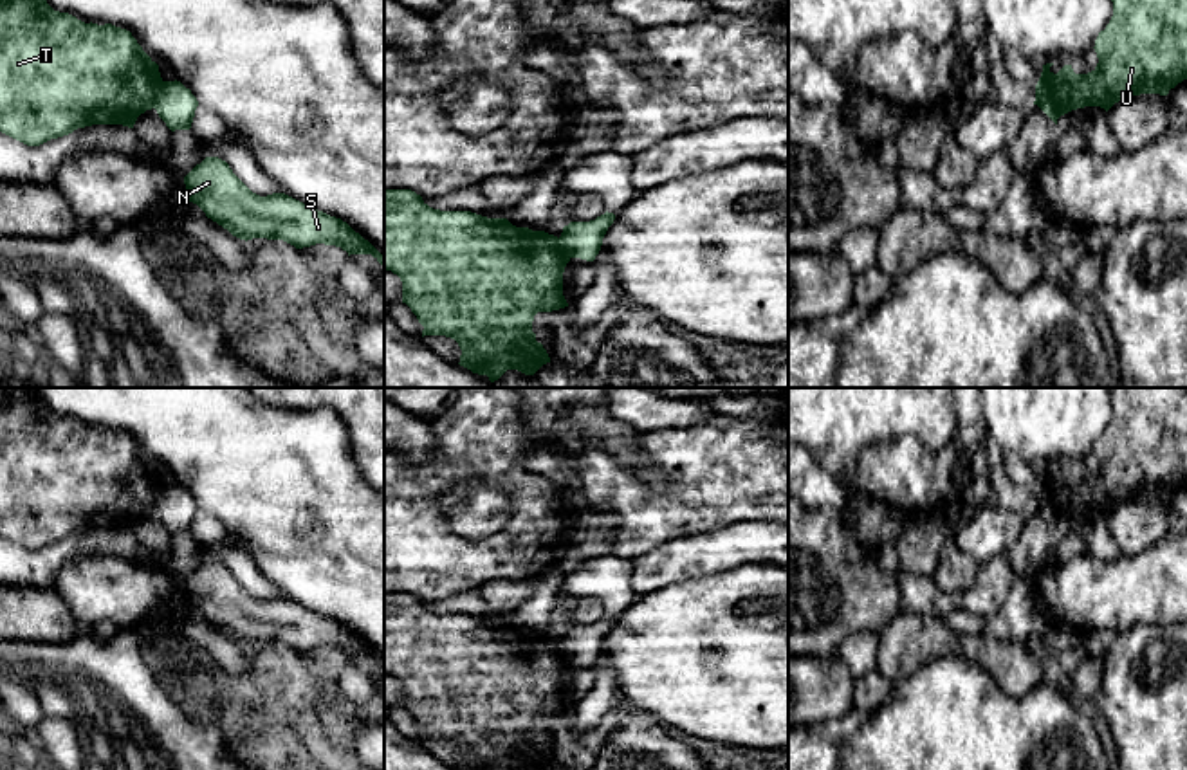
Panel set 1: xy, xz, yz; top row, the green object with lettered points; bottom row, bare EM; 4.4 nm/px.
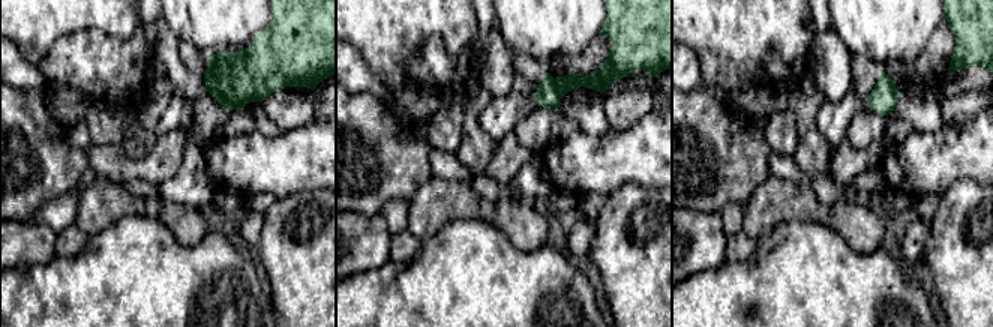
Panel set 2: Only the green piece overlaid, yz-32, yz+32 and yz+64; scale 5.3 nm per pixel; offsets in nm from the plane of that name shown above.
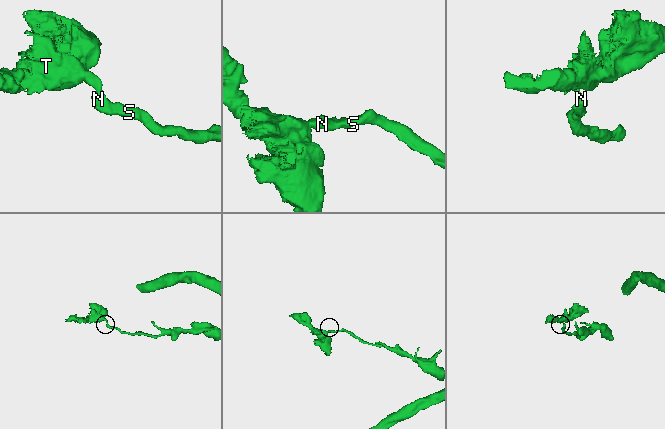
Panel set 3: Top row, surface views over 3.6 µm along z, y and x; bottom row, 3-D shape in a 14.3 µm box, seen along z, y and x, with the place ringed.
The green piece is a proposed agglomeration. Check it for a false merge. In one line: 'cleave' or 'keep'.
cleave

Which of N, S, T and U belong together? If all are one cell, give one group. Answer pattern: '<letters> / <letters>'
N S / T U

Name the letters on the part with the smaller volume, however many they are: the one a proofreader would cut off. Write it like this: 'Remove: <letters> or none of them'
Remove: T, U

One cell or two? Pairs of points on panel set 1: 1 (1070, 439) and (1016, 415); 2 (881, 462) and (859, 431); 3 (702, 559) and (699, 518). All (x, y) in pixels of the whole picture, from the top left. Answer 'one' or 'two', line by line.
1: one
2: two
3: two

